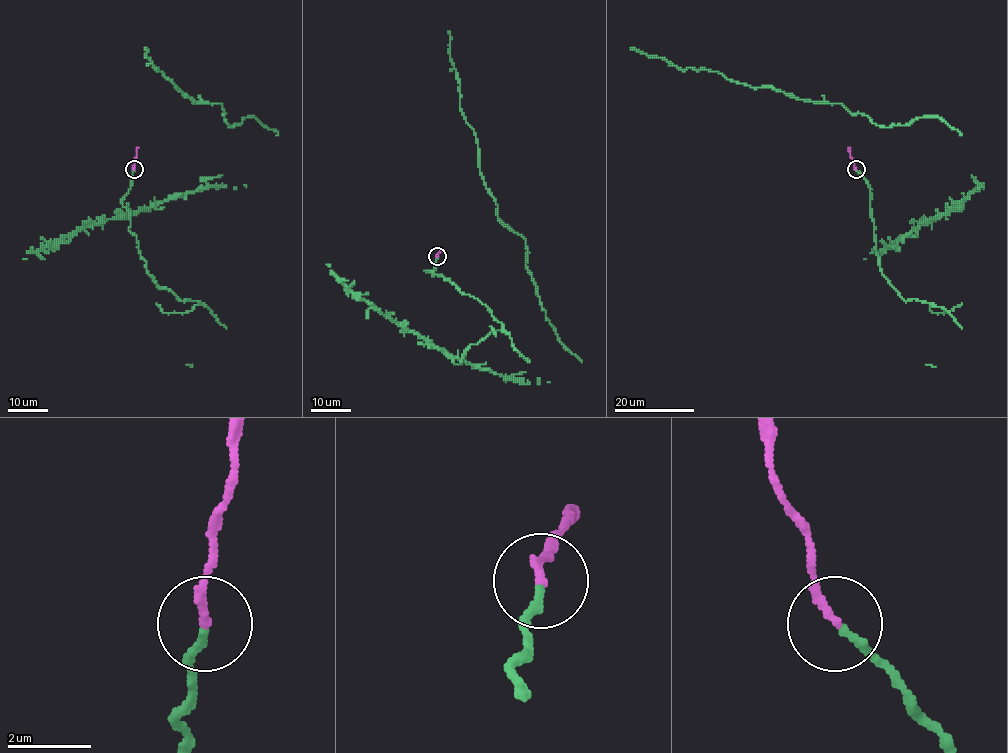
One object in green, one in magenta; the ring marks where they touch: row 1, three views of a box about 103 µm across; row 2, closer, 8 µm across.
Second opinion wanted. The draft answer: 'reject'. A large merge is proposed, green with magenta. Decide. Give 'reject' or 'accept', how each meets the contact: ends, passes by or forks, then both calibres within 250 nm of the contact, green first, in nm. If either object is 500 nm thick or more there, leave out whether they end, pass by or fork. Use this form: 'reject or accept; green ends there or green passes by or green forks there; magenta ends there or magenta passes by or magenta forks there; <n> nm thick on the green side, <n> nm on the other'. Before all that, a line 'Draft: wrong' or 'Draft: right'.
Draft: wrong
accept; green ends there; magenta ends there; 180 nm thick on the green side, 190 nm on the other

